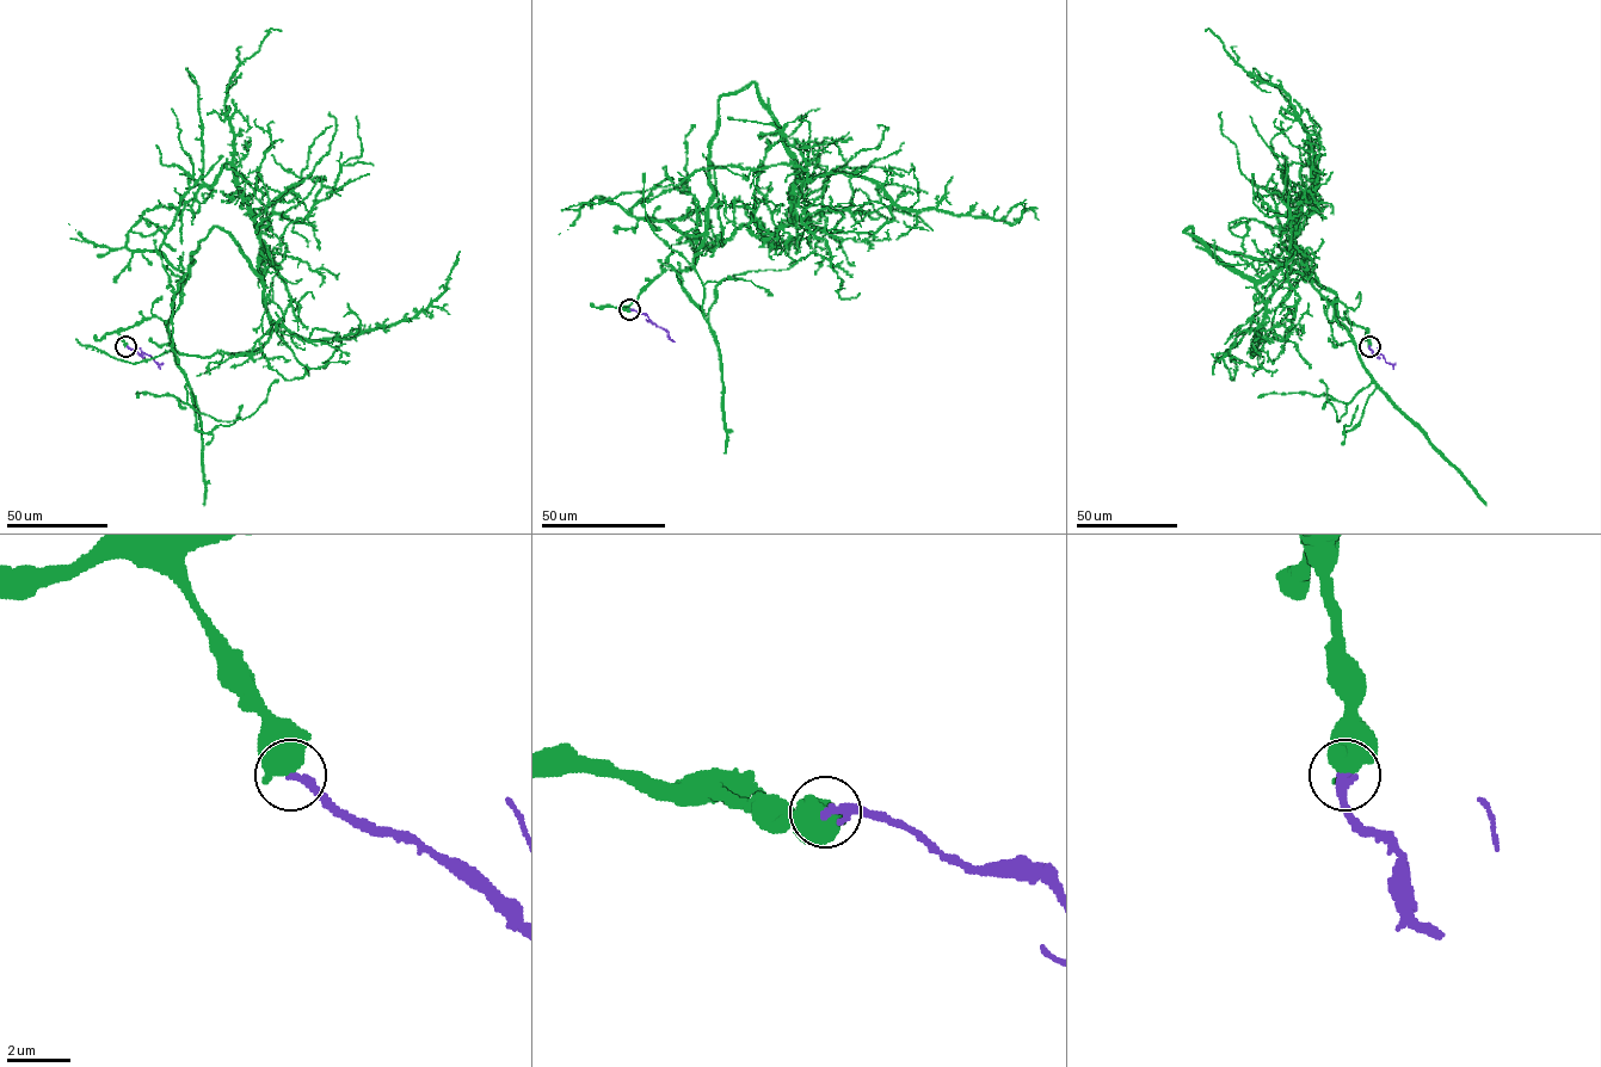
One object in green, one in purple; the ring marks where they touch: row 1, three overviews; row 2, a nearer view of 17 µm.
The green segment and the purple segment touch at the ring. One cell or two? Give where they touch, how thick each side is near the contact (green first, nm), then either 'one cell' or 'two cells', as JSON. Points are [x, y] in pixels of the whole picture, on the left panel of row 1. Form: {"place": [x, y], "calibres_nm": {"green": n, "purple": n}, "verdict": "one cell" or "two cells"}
{"place": [125, 346], "calibres_nm": {"green": 700, "purple": 240}, "verdict": "two cells"}

